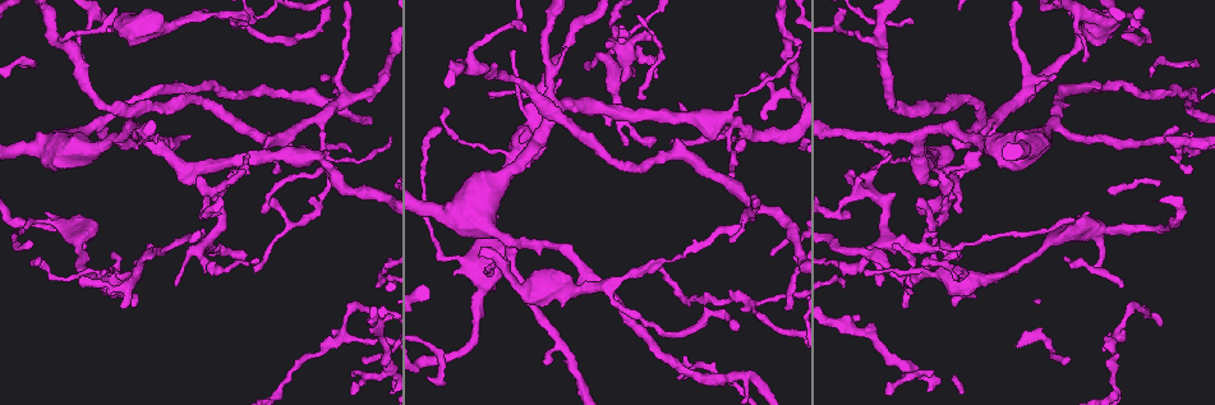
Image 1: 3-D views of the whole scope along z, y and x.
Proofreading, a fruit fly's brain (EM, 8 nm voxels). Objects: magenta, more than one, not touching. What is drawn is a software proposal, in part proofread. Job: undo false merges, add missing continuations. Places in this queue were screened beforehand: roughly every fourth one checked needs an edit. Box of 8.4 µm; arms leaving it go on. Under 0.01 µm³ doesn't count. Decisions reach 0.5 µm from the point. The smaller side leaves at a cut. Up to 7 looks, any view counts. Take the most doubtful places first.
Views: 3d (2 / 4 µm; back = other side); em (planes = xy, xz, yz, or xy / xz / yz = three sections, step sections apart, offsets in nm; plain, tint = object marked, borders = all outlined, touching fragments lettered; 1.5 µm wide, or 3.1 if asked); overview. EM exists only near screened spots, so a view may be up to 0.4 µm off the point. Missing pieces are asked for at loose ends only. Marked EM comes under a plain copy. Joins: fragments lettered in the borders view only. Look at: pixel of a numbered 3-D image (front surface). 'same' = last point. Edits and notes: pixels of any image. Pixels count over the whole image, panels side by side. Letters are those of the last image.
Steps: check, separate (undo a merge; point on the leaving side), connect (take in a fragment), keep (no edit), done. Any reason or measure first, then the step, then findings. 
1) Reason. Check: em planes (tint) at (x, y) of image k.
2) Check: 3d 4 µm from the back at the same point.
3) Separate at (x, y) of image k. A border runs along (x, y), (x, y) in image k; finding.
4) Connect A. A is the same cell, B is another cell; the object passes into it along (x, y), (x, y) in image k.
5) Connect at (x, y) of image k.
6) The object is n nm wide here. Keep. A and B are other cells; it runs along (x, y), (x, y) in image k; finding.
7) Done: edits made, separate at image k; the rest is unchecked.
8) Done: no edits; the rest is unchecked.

Calibre changes. Check: em yz step 8 (tint) at (323, 121) of image 1.

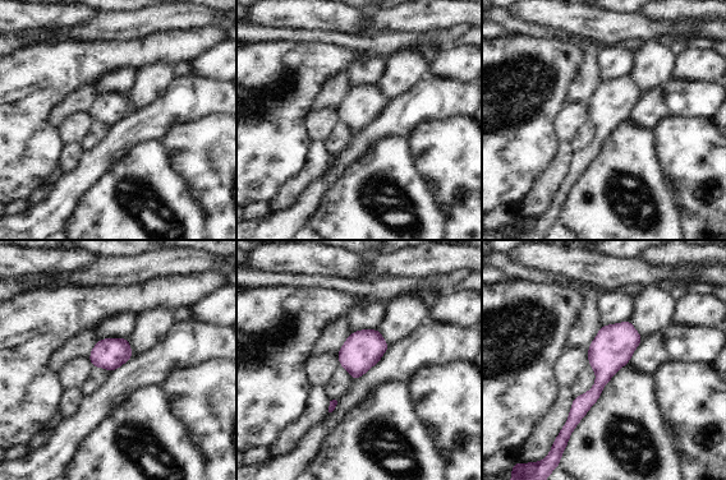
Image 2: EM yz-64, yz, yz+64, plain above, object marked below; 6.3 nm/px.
Check: em planes (borders) at the same point.

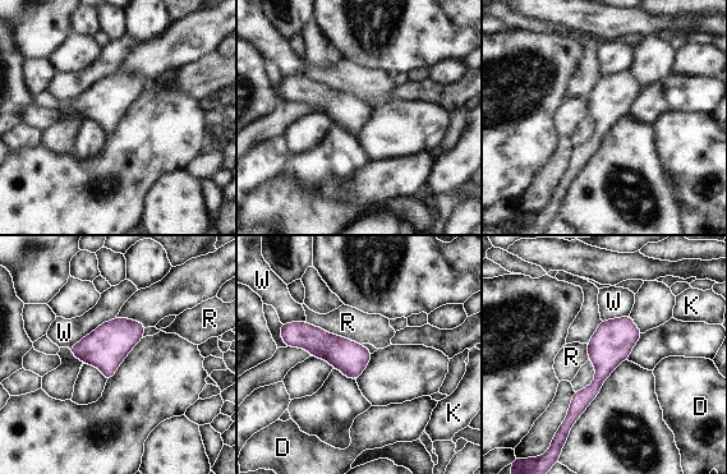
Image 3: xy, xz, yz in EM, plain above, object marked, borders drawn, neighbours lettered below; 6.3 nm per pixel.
The longest contact is with R, 380 nm. Keep. D, K, R and W are other cells; it runs along (627, 320), (567, 424) in image 3; one cell here.

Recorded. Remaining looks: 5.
Tapers out. Check: em xz step 8 (tint) at (954, 305) of image 1.

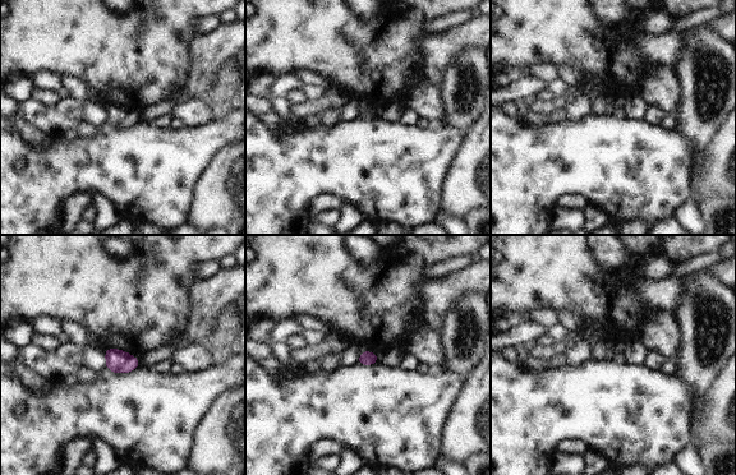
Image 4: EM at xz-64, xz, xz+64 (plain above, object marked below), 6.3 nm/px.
Another direction. Check: em planes (borders) at the same point.

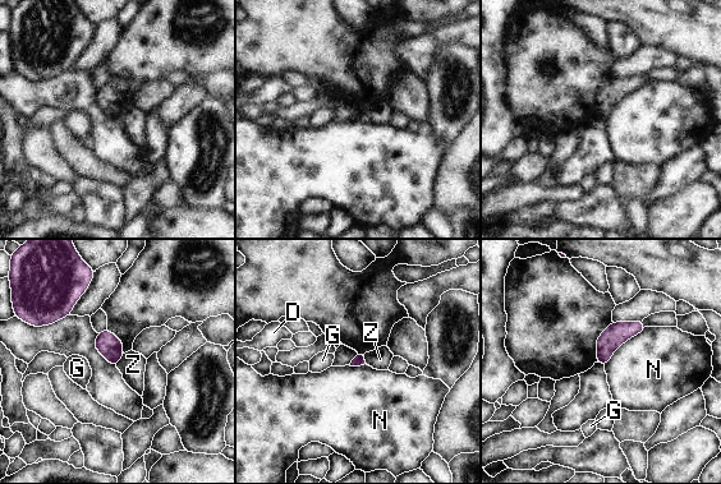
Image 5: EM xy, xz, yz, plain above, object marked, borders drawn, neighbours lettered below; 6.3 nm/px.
Keep. D, G, N and Z are other cells; none of them fits.

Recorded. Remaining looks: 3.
Check: 3d 2 µm at (270, 203) of image 1.

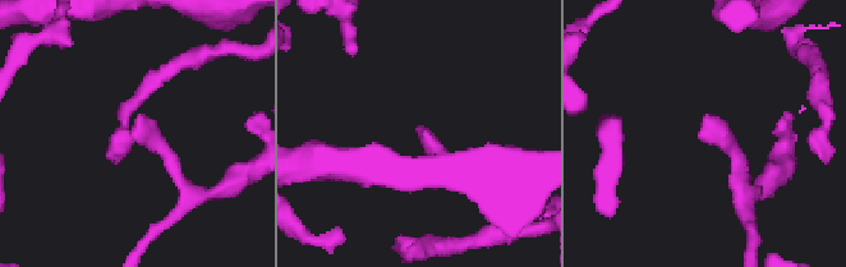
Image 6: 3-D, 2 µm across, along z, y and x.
Shape alone is not enough. Check: em yz step 8 (borders) at (698, 132) of image 6.

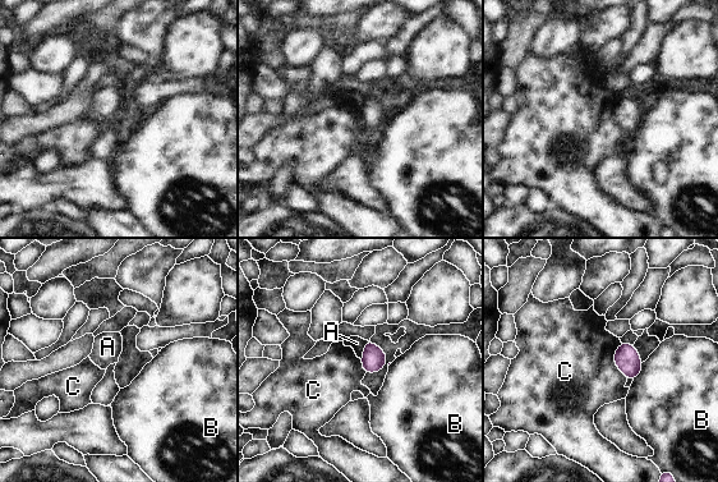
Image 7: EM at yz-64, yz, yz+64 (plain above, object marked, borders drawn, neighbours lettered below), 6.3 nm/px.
The longest contact is with C, 240 nm. Keep. A, B and C are other cells; a border runs along (367, 340), (360, 358) in image 7; none of them fits.

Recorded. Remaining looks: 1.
Done: no edits; the rest is unchecked.

